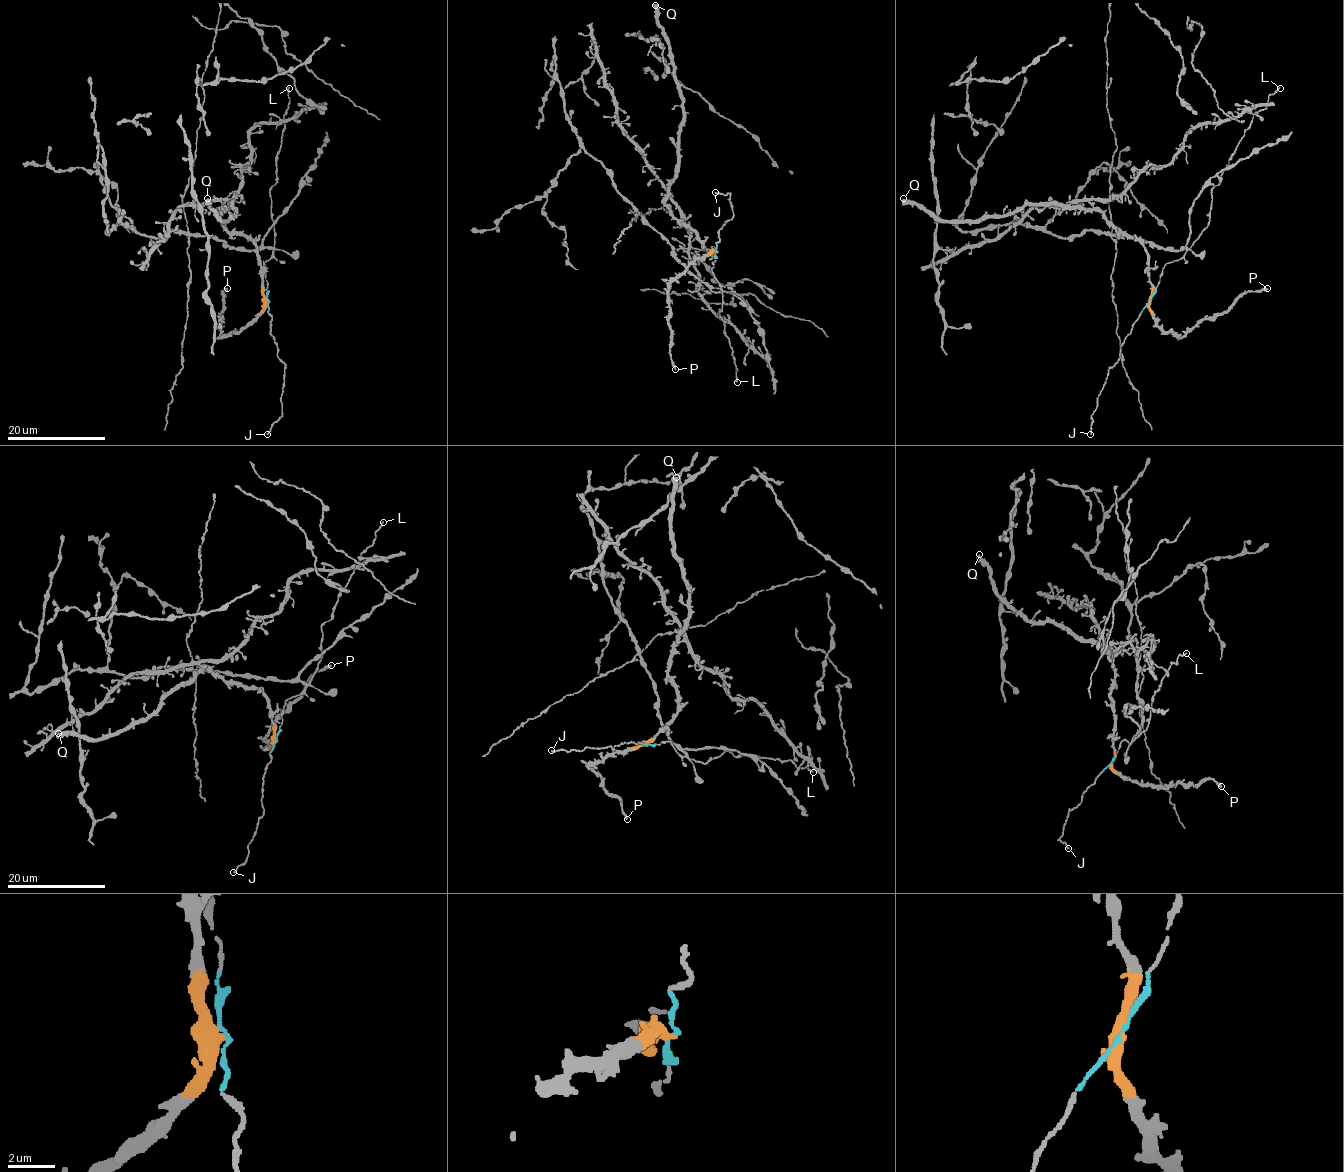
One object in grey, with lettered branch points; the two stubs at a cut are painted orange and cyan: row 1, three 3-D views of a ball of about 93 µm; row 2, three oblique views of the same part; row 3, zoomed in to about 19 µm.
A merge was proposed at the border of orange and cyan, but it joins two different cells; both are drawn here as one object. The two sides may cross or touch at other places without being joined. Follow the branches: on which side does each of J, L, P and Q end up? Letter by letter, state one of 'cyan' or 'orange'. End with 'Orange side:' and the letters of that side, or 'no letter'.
J: cyan
L: cyan
P: orange
Q: orange
Orange side: P, Q

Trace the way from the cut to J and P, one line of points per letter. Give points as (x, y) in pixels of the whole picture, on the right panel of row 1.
J: (1150, 300), (1120, 347), (1119, 358), (1108, 369), (1097, 398), (1090, 433)
P: (1150, 300), (1150, 313), (1155, 321), (1165, 331), (1182, 336), (1200, 321), (1221, 315), (1247, 292), (1267, 288)

